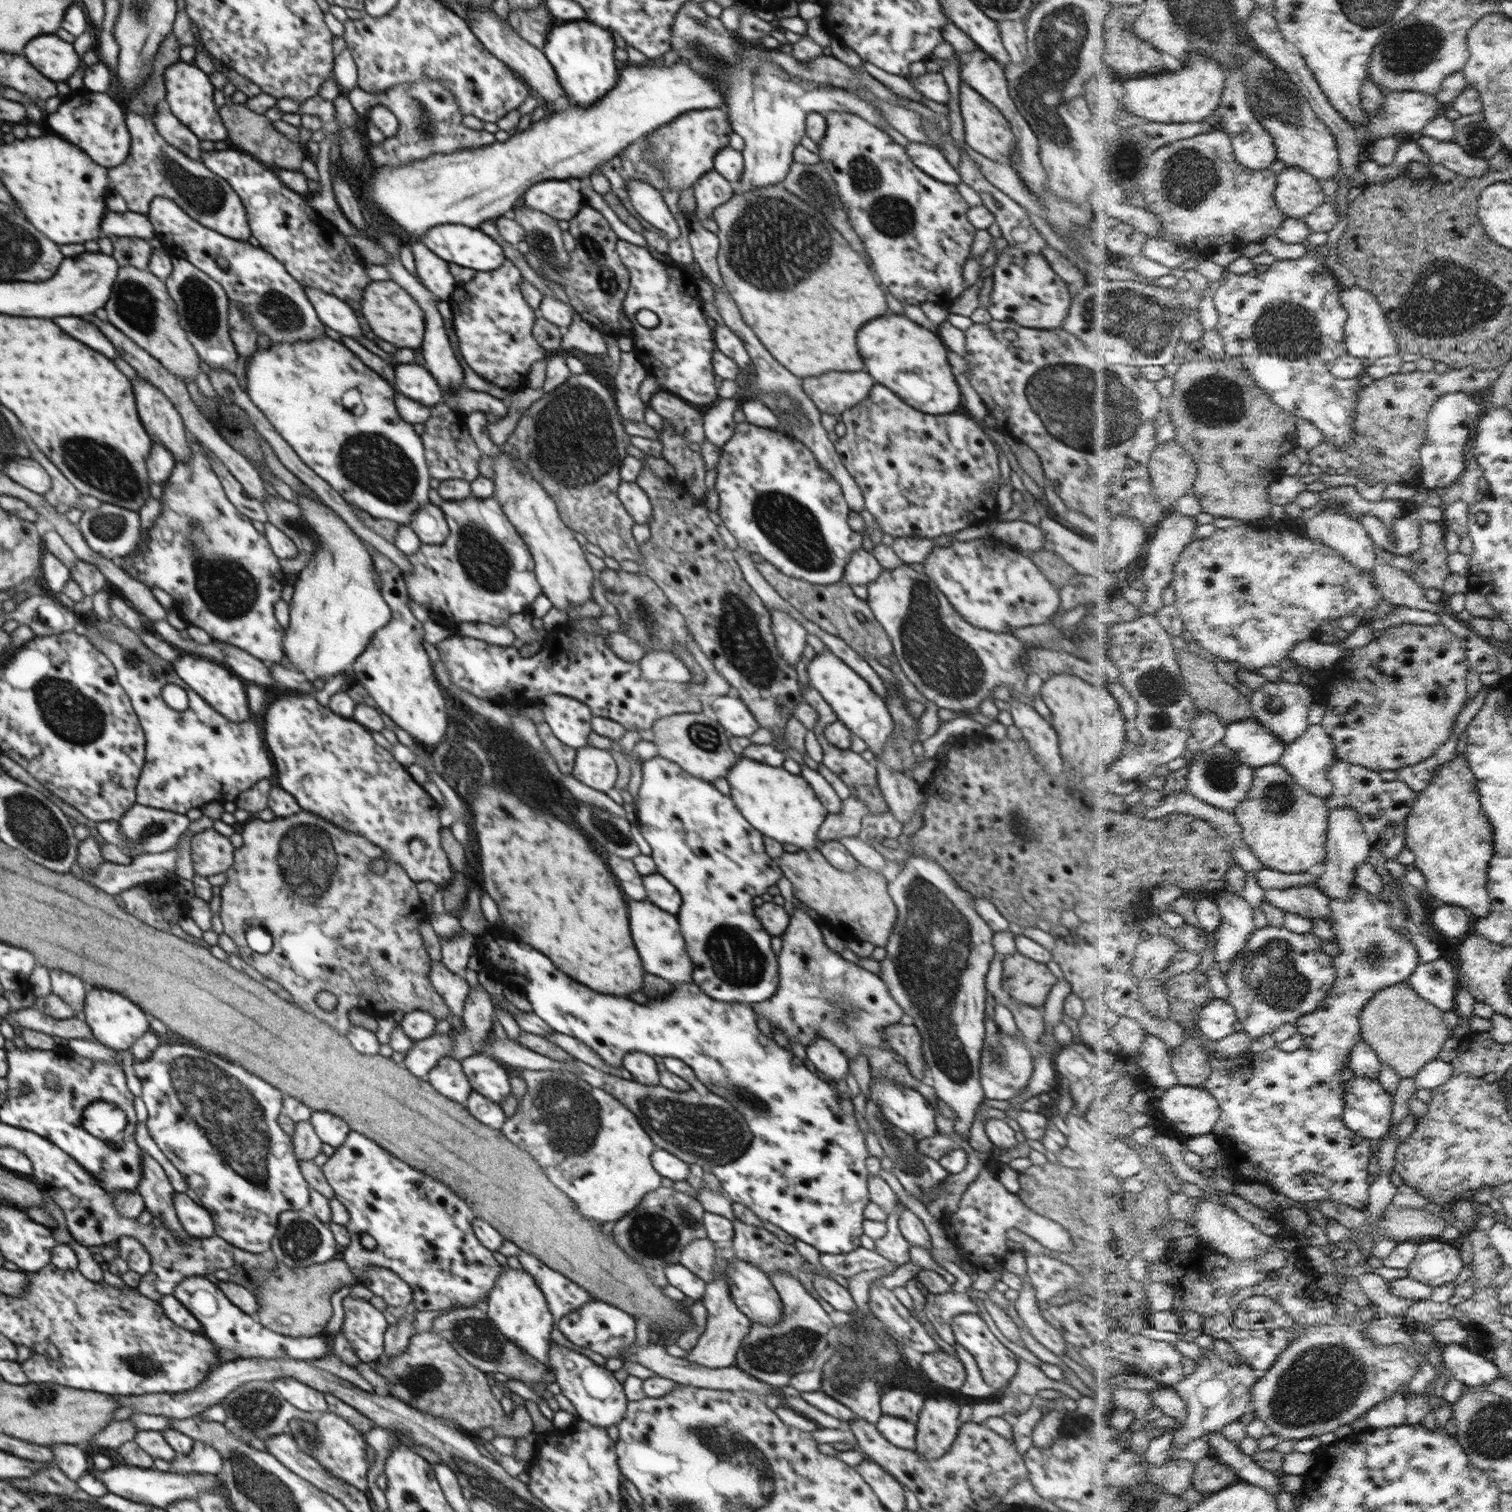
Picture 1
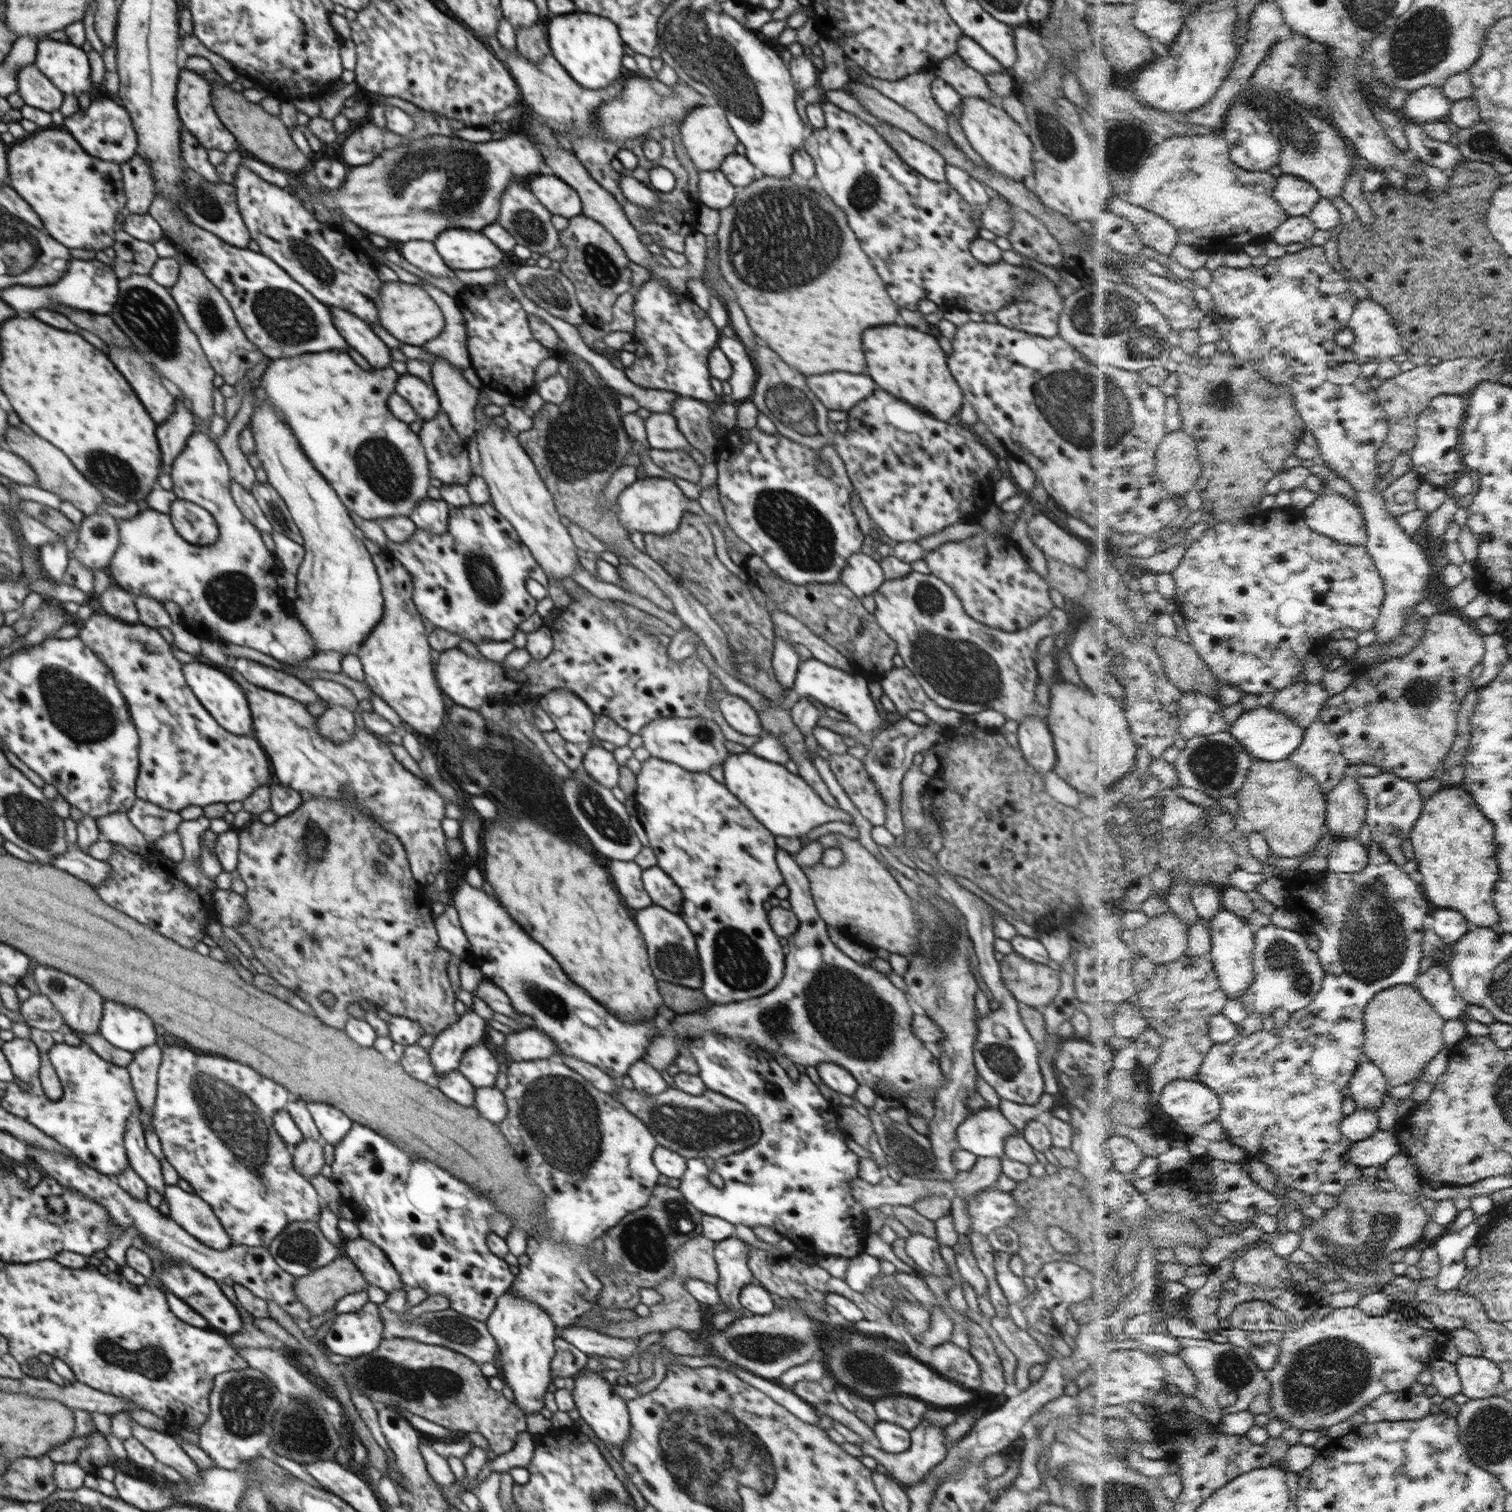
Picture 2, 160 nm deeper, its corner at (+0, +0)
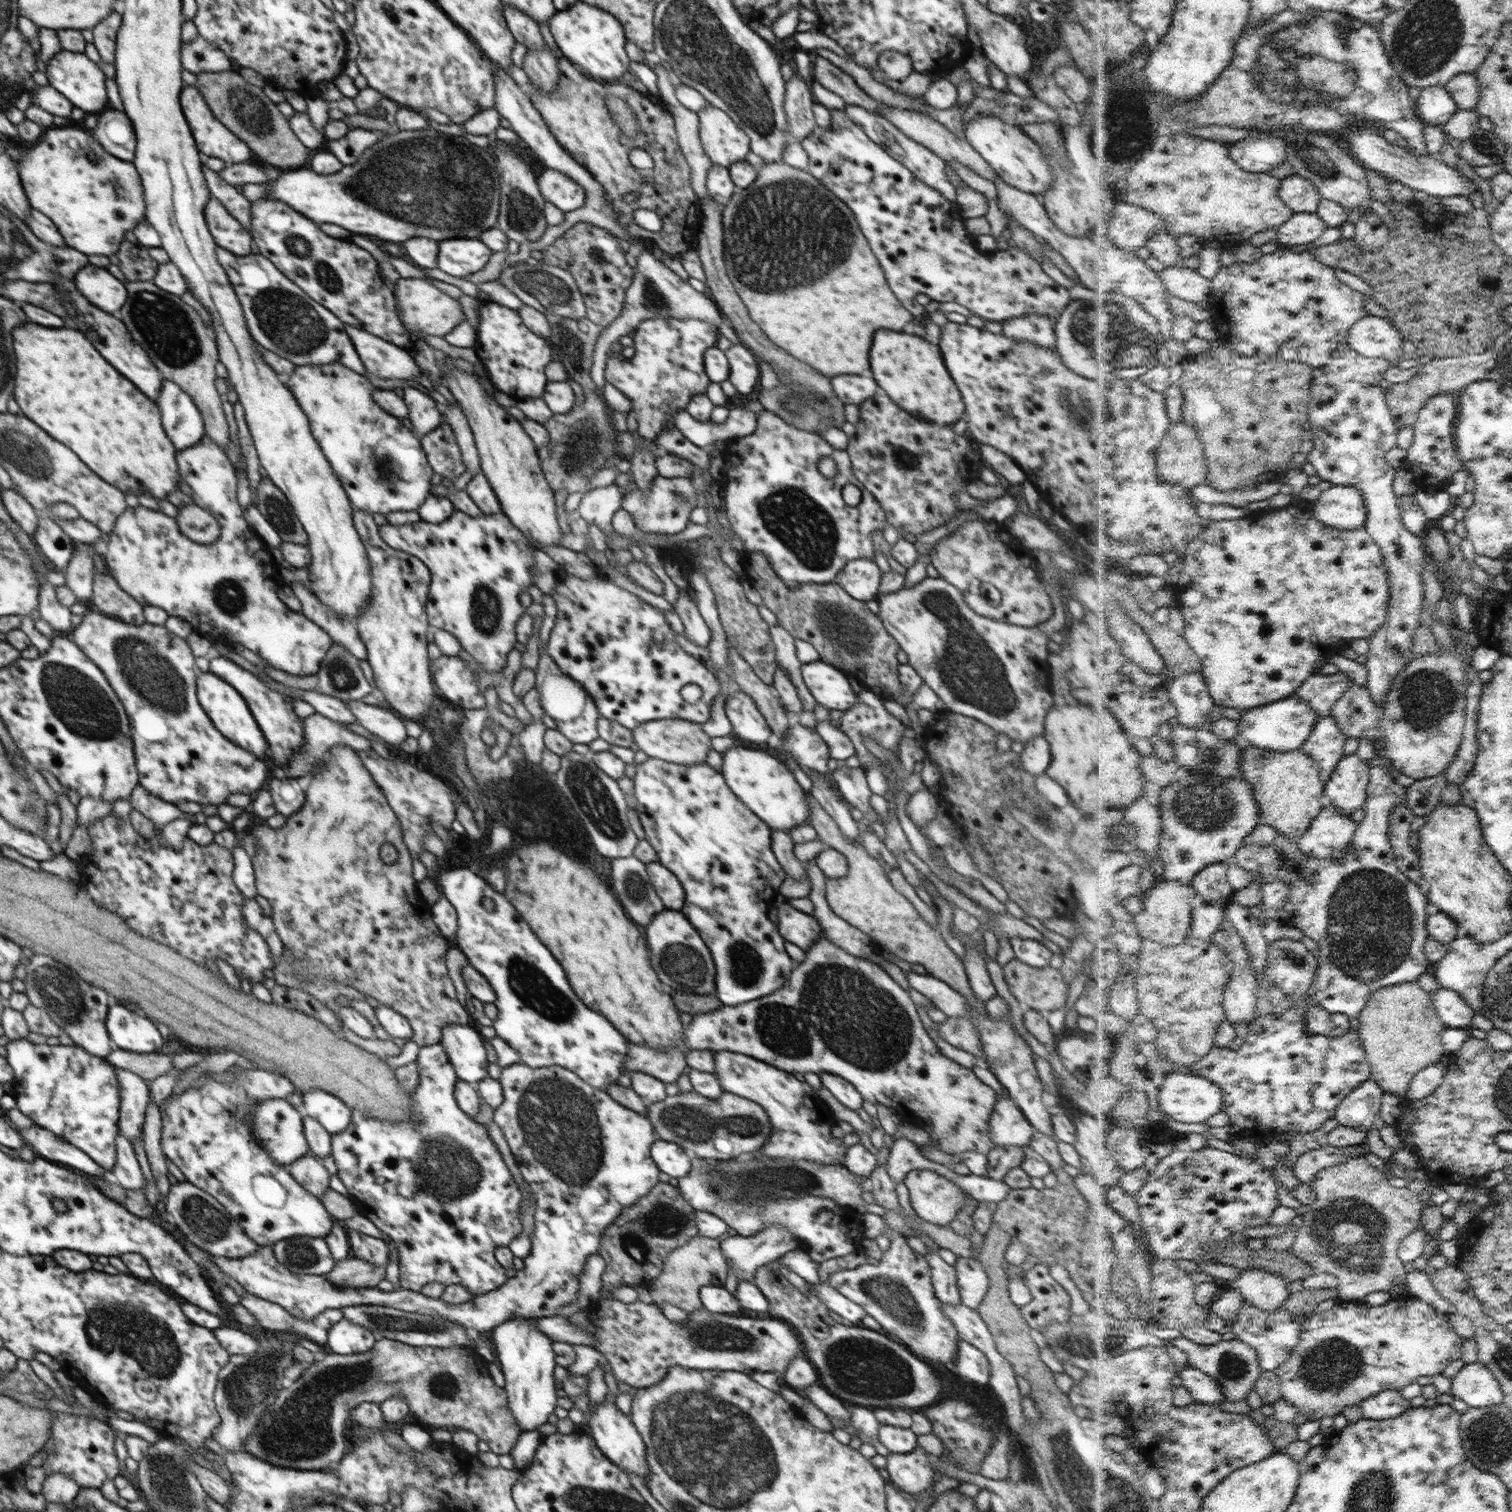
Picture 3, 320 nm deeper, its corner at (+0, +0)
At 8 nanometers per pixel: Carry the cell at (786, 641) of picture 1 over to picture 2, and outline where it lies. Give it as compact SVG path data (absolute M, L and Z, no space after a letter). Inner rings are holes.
M775 636L773 669L777 681L782 686L793 688L800 663L800 657L796 653L796 644L778 639L778 636Z

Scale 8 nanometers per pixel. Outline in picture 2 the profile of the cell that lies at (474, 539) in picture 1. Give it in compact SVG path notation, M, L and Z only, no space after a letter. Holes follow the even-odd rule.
M490 503L464 507L449 506L449 528L442 536L430 535L420 530L410 543L396 544L387 541L387 548L406 568L414 584L413 601L418 612L434 626L462 635L471 643L511 641L518 625L537 612L537 600L528 593L526 580L536 580L546 589L549 580L530 550L520 541L514 528Z

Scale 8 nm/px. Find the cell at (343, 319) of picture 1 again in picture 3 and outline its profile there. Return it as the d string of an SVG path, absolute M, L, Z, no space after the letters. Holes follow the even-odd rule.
M346 326L346 332L352 338L356 352L360 354L368 372L386 380L398 380L398 378L418 380L422 375L414 358L408 352L404 352L402 347L388 344L352 326Z

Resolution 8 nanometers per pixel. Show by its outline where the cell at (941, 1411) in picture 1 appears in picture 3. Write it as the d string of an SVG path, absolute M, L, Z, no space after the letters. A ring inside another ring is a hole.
M917 1446L912 1452L900 1455L890 1453L886 1456L887 1465L883 1471L887 1480L900 1491L918 1495L932 1487L934 1457Z

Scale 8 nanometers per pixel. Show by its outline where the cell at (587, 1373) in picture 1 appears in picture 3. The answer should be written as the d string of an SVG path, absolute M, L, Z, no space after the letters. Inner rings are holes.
M607 1400L598 1404L591 1415L592 1419L589 1421L589 1426L592 1438L607 1460L610 1460L620 1469L624 1469L624 1471L636 1474L643 1480L646 1479L646 1475L648 1475L648 1464L645 1460L647 1446L631 1421L631 1417L624 1414L614 1402Z

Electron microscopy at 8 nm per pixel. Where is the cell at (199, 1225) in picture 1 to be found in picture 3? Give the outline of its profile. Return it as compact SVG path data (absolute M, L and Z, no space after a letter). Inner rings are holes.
M187 1180L171 1185L164 1202L167 1213L171 1216L179 1231L192 1244L210 1255L244 1258L254 1254L259 1249L259 1244L255 1243L243 1231L240 1223L236 1223L230 1218L223 1204L220 1204L211 1194L195 1187Z

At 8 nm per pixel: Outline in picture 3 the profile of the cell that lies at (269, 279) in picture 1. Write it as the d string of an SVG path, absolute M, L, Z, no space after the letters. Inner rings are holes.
M219 246L216 247L216 256L238 295L247 327L259 346L298 366L340 362L358 374L366 372L340 319L312 300L293 280L280 272L271 260L260 253L236 256Z

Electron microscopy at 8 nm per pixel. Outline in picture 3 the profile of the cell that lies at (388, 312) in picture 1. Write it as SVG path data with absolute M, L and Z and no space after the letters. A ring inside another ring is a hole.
M400 278L395 284L396 303L399 305L399 312L404 316L402 322L412 336L413 342L420 343L419 334L432 334L432 336L446 336L452 332L458 324L465 320L466 315L462 312L462 306L458 300L454 300L448 294L432 286L428 280L423 278Z

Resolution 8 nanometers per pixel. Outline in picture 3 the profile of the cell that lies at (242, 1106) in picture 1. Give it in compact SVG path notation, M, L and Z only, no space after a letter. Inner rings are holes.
M252 1070L252 1071L238 1071L235 1074L233 1080L214 1080L210 1077L206 1077L206 1084L198 1089L187 1089L180 1095L171 1095L168 1097L164 1104L160 1106L161 1110L161 1147L165 1156L174 1162L176 1166L182 1171L186 1180L190 1184L194 1184L195 1187L201 1188L204 1192L211 1194L220 1204L223 1204L227 1210L230 1218L236 1223L240 1223L243 1231L252 1239L255 1243L258 1243L262 1247L272 1246L275 1242L284 1238L292 1236L311 1236L312 1238L325 1238L333 1227L333 1218L328 1214L326 1207L322 1204L322 1201L317 1196L310 1194L301 1184L298 1184L297 1180L293 1179L293 1176L288 1171L288 1166L284 1164L277 1164L273 1158L265 1151L265 1144L258 1140L258 1137L254 1135L254 1129L252 1129L252 1114L251 1110L256 1103L268 1099L287 1099L295 1092L295 1086L291 1083L290 1079L287 1079L282 1073L270 1072L268 1070Z

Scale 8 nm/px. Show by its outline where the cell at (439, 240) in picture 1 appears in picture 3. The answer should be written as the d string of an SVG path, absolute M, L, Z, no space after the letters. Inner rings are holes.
M444 240L440 242L440 254L438 254L438 270L465 278L468 274L474 274L482 270L490 260L492 250L486 248L480 240Z

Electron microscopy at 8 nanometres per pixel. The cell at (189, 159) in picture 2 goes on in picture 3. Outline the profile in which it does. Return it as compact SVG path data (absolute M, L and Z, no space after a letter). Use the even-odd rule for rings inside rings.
M202 164L202 174L206 179L208 188L226 210L249 232L251 230L251 202L239 192L239 188L226 184L221 180L220 174Z

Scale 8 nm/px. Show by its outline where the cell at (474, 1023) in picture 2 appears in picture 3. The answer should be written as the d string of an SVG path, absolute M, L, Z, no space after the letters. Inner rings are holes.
M440 1044L420 1047L418 1058L419 1081L412 1091L411 1112L418 1126L408 1122L386 1122L366 1117L358 1109L351 1111L349 1127L331 1139L331 1155L334 1158L338 1178L346 1186L348 1195L356 1206L357 1214L364 1215L382 1232L387 1244L395 1242L400 1258L400 1284L402 1289L420 1292L429 1282L461 1284L473 1296L490 1293L500 1288L508 1279L504 1267L495 1257L495 1250L508 1246L523 1232L521 1204L523 1194L514 1180L489 1132L458 1106L454 1096L457 1074L450 1064L444 1047ZM466 1130L472 1134L474 1159L465 1154L461 1144L446 1132Z

